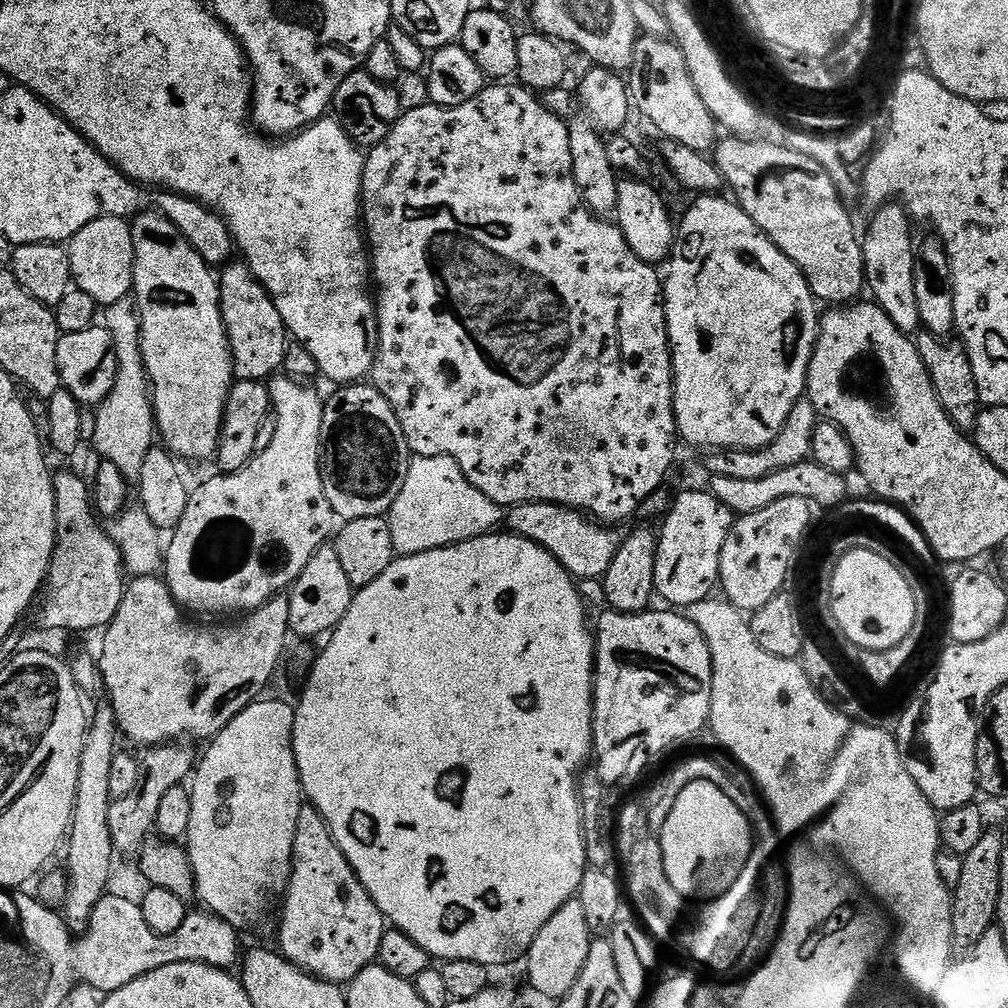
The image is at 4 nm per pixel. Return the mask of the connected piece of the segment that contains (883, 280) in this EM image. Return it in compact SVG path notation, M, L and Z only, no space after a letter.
M889 202L875 209L876 217L868 224L868 233L863 233L864 278L871 299L898 326L909 334L921 331L918 314L918 299L914 294L914 270L917 249L912 244L913 221L899 202Z

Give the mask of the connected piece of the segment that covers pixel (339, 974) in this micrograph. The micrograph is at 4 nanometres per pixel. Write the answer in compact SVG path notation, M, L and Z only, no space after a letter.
M311 806L301 807L298 814L292 873L283 904L278 952L303 972L331 984L347 986L361 970L377 963L378 945L386 931L384 915L362 886L338 842L334 842L322 814Z

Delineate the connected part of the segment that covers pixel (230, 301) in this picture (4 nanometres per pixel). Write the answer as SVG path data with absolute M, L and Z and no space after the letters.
M229 262L223 265L219 273L220 309L228 335L228 348L232 352L232 370L237 381L258 380L267 381L283 369L284 359L288 356L290 333L284 324L282 314L278 314L278 306L272 301L272 295L260 284L260 279L252 273L247 263Z

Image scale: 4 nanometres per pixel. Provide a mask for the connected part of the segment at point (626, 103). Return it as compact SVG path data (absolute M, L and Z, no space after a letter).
M592 66L589 69L580 80L580 92L578 88L579 115L571 121L568 129L570 154L574 162L574 182L585 206L597 216L608 218L615 213L618 202L618 174L610 166L610 158L606 158L606 140L603 135L600 137L600 132L616 134L623 129L620 127L628 120L628 108L630 112L630 93L623 75L609 68Z

